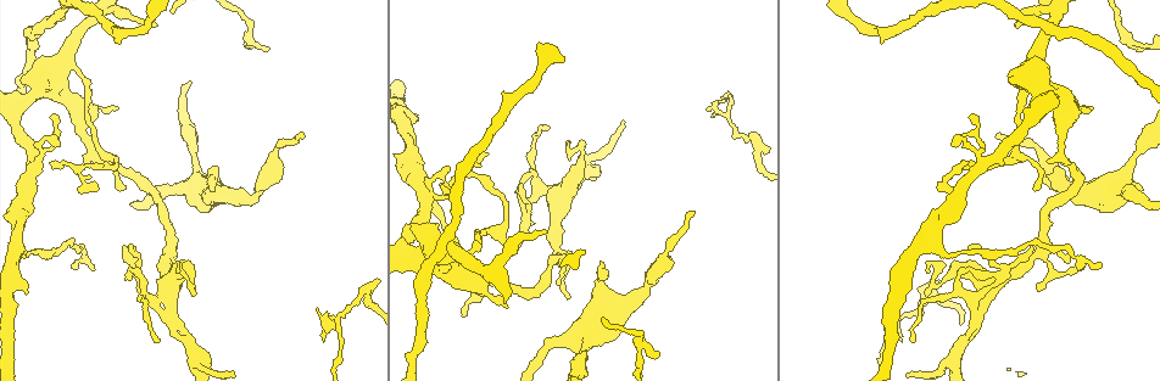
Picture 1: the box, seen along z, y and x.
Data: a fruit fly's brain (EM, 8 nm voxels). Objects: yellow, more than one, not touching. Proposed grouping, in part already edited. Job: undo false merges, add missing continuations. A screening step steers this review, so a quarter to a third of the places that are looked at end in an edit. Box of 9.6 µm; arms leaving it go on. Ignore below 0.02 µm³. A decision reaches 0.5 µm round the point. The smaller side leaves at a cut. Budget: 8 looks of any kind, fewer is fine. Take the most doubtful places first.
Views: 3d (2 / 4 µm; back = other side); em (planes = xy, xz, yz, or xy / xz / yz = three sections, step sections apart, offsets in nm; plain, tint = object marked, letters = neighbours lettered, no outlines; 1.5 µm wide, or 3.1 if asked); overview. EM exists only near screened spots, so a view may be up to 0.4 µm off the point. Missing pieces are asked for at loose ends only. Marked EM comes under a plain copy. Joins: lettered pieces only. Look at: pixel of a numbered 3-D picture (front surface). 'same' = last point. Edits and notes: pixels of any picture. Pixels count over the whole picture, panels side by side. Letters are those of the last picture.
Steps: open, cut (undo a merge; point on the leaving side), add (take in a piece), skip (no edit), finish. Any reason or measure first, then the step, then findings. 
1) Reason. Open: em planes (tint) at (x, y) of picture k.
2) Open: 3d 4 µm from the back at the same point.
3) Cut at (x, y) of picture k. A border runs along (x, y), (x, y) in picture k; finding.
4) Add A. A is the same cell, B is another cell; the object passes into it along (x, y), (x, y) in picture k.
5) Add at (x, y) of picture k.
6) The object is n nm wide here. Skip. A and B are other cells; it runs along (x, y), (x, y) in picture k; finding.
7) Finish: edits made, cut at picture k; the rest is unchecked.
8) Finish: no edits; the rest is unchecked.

Open: 3d 4 µm at (217, 167) of picture 1.

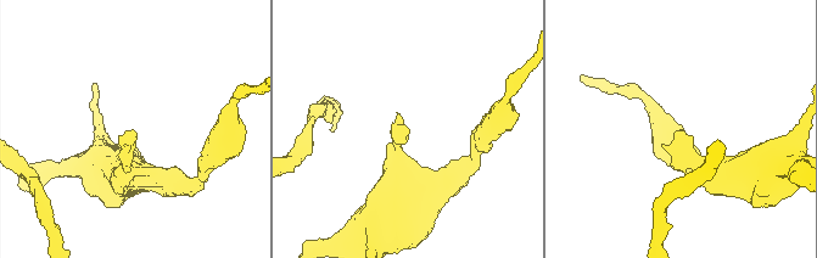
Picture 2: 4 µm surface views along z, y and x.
Need the tissue. Open: em planes (letters) at (679, 131) of picture 2.

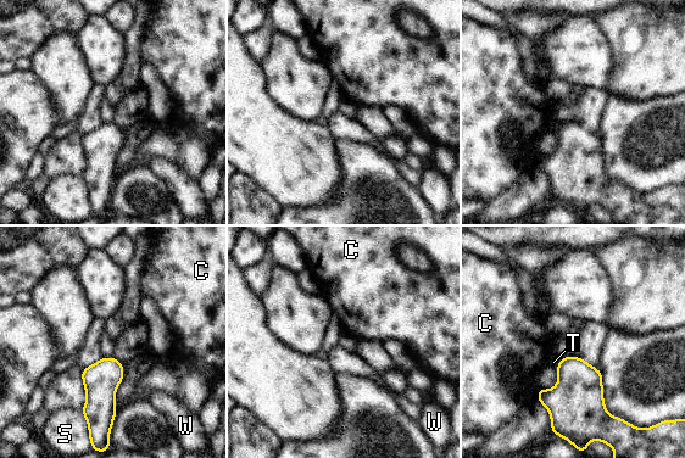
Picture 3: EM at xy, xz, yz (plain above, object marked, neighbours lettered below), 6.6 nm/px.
The object is 220 nm wide here. Skip. C, S, T and W are other cells; a border runs along (540, 389), (536, 400) in picture 3; no lettered piece goes on from it.

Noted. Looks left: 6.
Tapers out. Open: em planes (letters) at (996, 134) of picture 1.

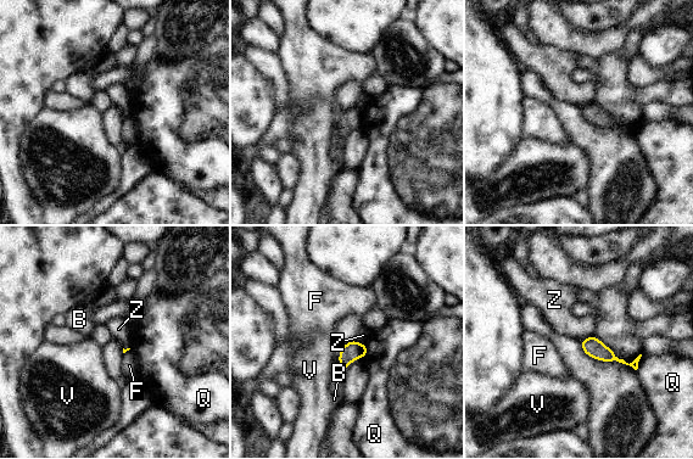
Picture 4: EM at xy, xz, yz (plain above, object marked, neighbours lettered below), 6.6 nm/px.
The longest contact is with Q, 120 nm. Skip. B, F, Q, V and Z are other cells; none of them fits.

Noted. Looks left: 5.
Open: em planes (letters) at (154, 23) of picture 1.

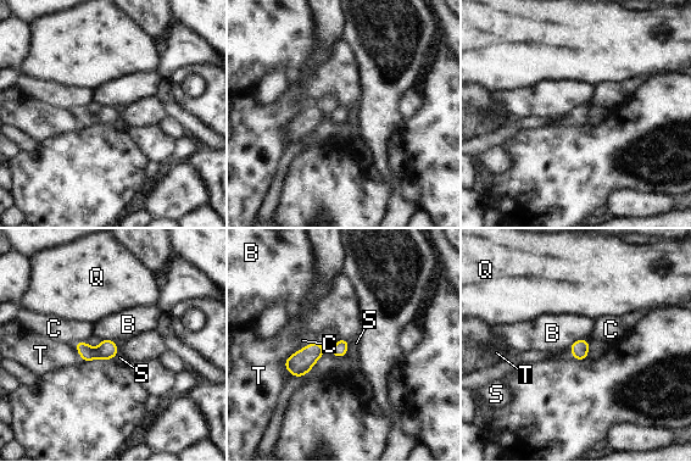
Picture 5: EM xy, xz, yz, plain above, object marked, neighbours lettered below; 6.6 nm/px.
The longest contact is with T, 180 nm. Skip. B, C, Q, S and T are other cells; a border runs along (115, 341), (117, 354), (112, 358) in picture 5; no lettered piece goes on from it.

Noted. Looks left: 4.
Finish: no edits; the rest is unchecked.

